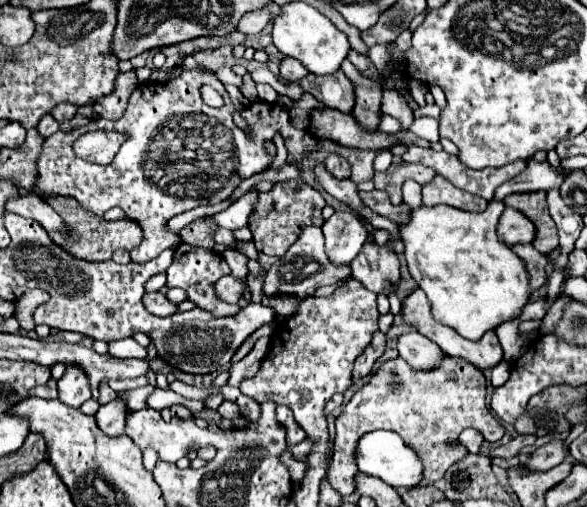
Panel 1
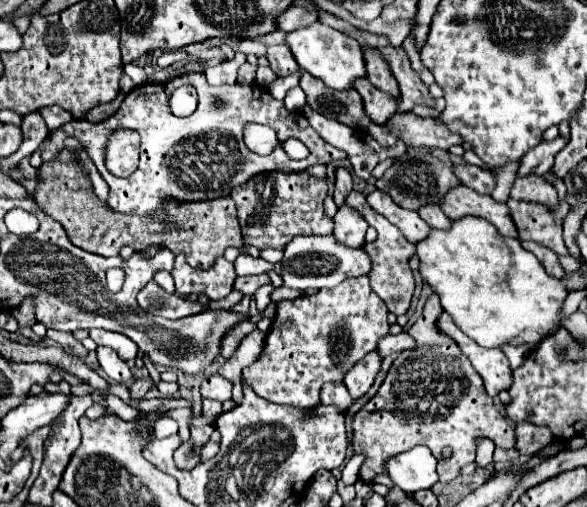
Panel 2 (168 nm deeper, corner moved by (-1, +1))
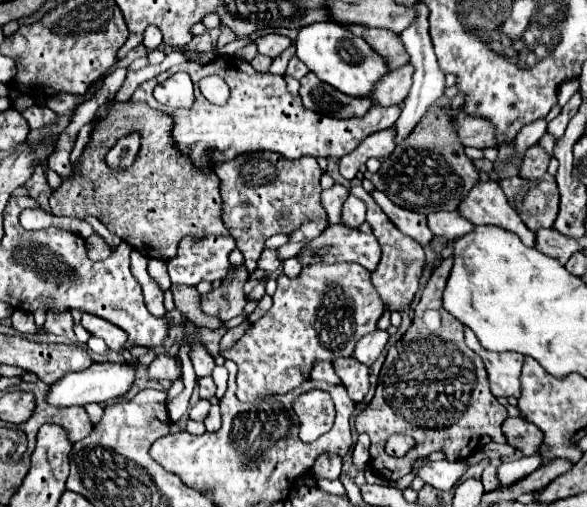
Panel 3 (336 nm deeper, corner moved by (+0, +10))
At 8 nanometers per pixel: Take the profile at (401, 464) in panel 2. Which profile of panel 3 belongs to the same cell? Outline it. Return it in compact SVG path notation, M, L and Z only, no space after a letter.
M416 460L412 470L430 486L438 488L438 490L452 490L460 480L462 476L466 474L468 470L468 464L466 460L462 462L448 462L448 460L442 460L442 462L428 462L428 460Z

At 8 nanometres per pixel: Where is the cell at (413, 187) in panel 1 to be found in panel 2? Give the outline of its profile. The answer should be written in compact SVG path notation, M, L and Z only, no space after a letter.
M423 205L417 213L429 223L429 227L439 227L439 229L445 227L445 229L449 229L449 225L451 225L451 219L447 219L443 215L439 205Z

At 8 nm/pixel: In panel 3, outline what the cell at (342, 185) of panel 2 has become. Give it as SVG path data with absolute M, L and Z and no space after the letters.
M334 184L332 188L324 190L320 194L320 198L322 198L322 206L326 210L328 222L342 224L342 204L348 198L348 188L344 188L342 184Z

